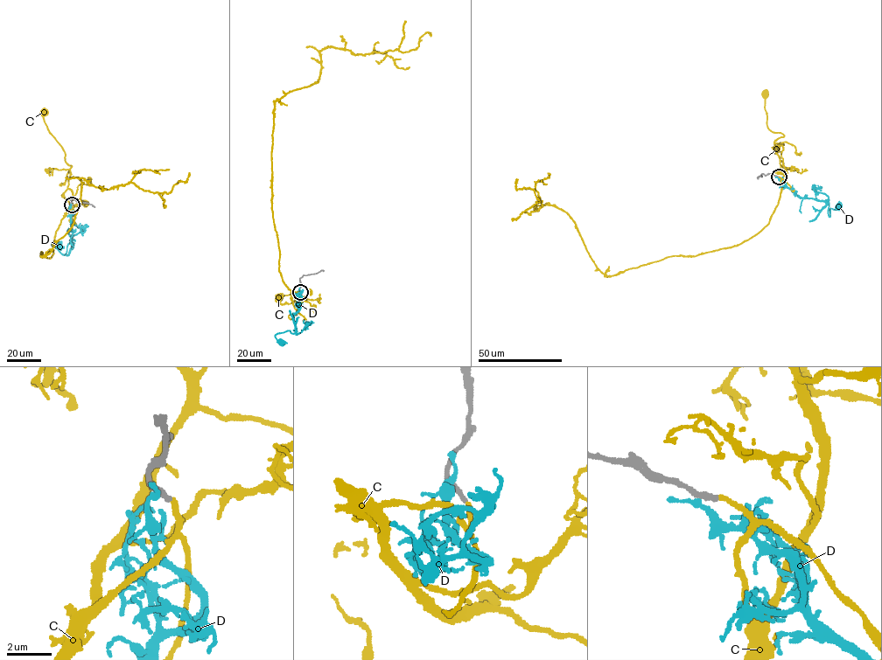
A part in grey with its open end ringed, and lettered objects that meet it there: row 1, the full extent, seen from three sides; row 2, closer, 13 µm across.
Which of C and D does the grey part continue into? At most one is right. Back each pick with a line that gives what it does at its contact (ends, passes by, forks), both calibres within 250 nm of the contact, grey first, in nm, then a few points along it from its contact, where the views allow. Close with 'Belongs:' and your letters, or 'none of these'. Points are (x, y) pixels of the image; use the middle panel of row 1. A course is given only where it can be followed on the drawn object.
C: it ends | 240/190 nm | via (300, 292), (294, 293), (302, 299), (297, 307), (296, 293), (278, 299)
Belongs: C

